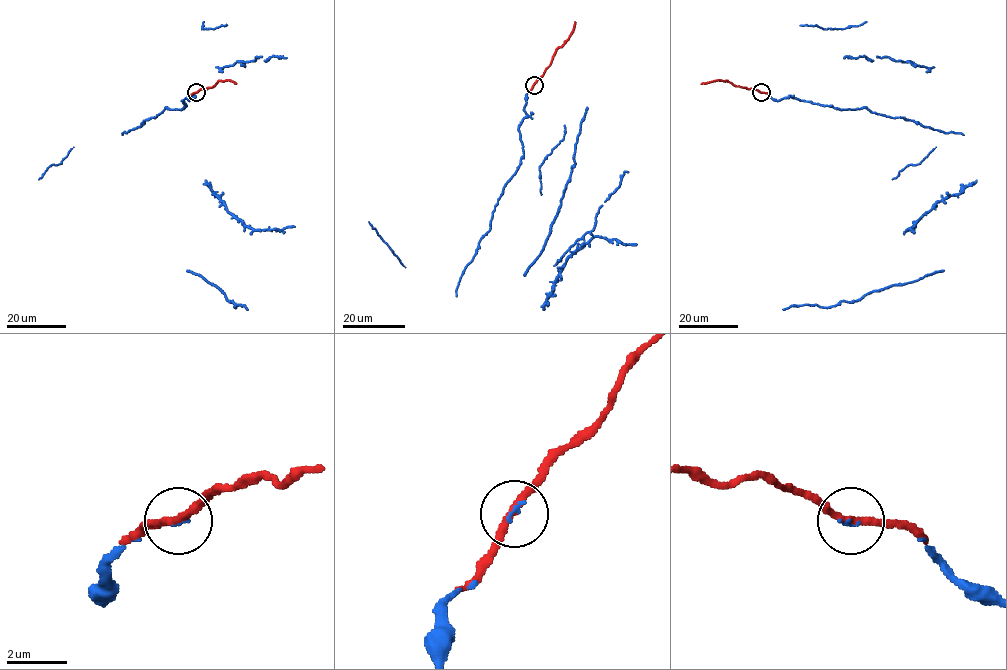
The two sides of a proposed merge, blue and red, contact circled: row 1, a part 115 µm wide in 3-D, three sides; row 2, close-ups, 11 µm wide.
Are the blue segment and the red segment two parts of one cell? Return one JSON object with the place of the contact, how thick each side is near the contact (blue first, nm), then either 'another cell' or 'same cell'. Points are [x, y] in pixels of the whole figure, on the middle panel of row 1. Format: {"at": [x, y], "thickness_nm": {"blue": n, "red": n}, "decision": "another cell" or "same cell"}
{"at": [534, 85], "thickness_nm": {"blue": 90, "red": 240}, "decision": "same cell"}

